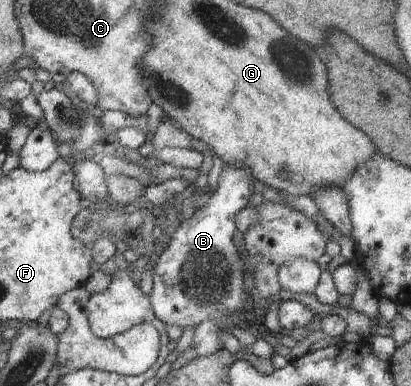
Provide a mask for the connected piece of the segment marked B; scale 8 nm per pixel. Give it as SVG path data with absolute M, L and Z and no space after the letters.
M225 164L217 189L202 207L172 232L164 251L157 256L149 296L157 318L167 326L179 326L183 330L213 321L219 330L230 333L227 322L239 327L248 319L250 278L233 234L238 230L237 215L250 205L254 180L246 167Z

